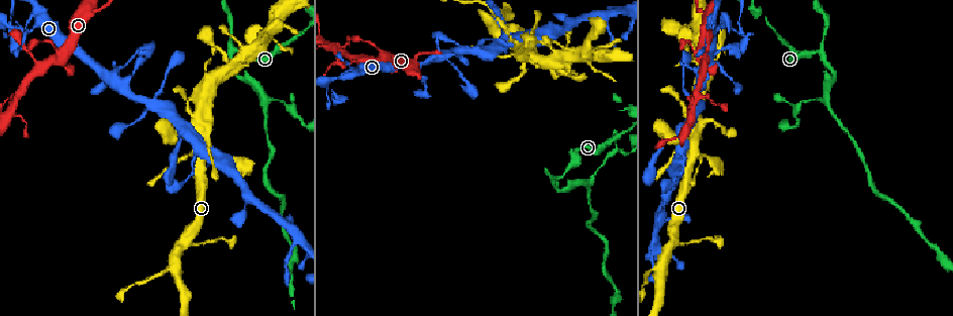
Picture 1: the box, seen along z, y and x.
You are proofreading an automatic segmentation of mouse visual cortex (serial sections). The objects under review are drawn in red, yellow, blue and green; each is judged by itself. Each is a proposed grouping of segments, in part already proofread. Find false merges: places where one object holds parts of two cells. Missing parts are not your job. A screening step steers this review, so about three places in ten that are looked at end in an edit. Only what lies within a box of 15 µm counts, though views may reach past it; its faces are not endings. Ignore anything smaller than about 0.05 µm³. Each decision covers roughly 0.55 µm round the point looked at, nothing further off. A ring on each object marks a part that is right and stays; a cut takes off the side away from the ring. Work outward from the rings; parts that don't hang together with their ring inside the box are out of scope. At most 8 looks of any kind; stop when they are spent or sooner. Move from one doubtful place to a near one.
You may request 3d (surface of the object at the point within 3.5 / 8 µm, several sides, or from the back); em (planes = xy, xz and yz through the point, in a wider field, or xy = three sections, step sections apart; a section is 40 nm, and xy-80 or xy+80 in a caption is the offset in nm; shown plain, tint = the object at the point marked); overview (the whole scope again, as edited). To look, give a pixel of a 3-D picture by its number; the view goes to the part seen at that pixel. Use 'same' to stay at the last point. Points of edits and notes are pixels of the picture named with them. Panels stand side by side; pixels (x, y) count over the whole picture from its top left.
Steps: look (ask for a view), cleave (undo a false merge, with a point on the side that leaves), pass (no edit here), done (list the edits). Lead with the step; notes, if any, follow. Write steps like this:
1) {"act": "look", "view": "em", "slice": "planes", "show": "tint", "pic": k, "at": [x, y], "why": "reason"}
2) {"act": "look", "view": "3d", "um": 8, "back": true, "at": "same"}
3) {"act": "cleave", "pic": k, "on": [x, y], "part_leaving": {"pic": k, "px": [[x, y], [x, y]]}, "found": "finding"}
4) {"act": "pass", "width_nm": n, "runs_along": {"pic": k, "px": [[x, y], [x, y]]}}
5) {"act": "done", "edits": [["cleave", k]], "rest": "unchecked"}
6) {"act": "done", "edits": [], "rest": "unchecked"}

{"act": "look", "view": "3d", "um": 3.5, "pic": 1, "at": [693, 119], "why": "two arms in line, one across"}

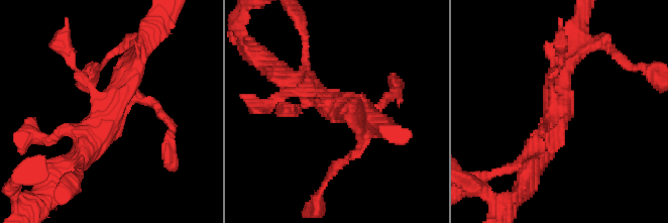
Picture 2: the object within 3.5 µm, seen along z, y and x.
{"act": "look", "view": "em", "slice": "xy", "step": 1, "show": "plain", "pic": 2, "at": [561, 108]}

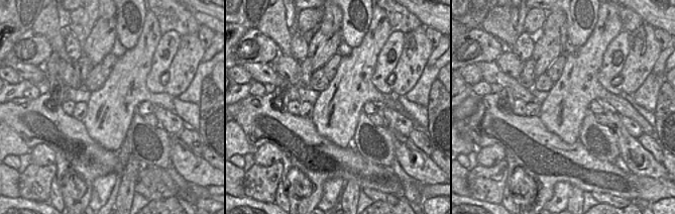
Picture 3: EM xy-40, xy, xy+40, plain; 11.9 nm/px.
{"act": "look", "view": "em", "slice": "xy", "step": 1, "show": "tint", "at": "same", "why": "with the object marked"}

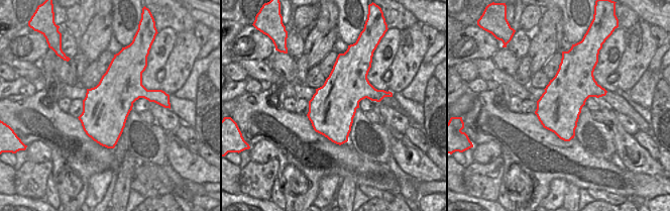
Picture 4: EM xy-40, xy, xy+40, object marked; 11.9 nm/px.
{"act": "pass", "found": "one cell here"}

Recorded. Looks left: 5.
{"act": "look", "view": "3d", "um": 3.5, "pic": 1, "at": [744, 33], "why": "a narrow waist"}

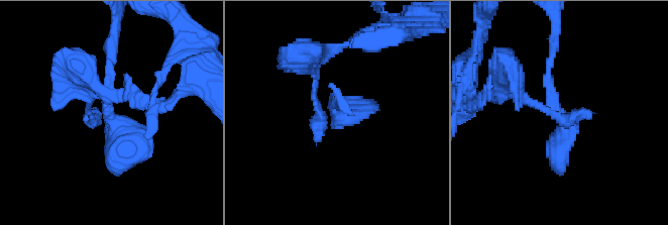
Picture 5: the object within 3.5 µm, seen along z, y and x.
{"act": "look", "view": "em", "slice": "xy", "step": 1, "show": "tint", "pic": 5, "at": [560, 114], "why": "need the tissue"}

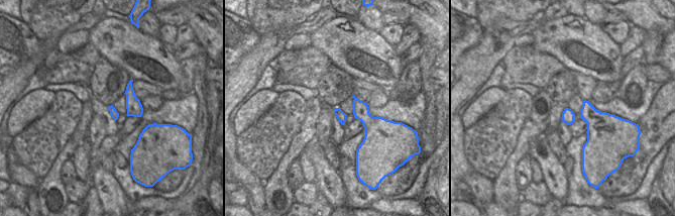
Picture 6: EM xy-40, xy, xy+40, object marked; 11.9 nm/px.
{"act": "look", "view": "em", "slice": "xy", "step": 2, "show": "tint", "at": "same"}

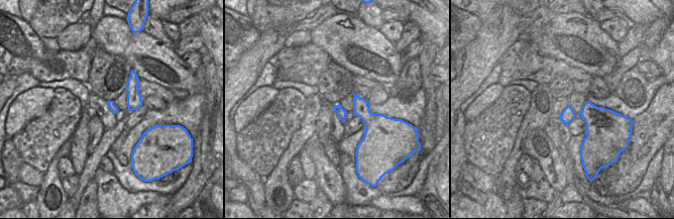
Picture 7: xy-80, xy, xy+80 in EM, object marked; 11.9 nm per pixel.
{"act": "pass", "runs_along": {"pic": 5, "px": [[519, 94], [565, 121], [560, 172]]}, "found": "all the same cell"}

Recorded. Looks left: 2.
{"act": "look", "view": "3d", "um": 8, "back": true, "pic": 1, "at": [197, 160], "why": "small branch off a trunk"}

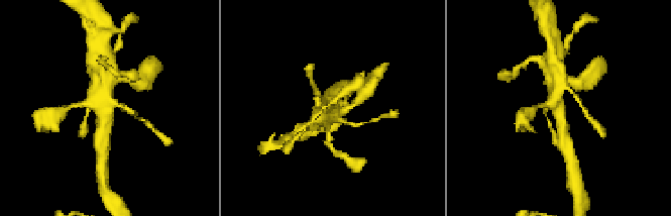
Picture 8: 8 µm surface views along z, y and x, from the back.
{"act": "look", "view": "3d", "um": 3.5, "pic": 8, "at": [558, 106], "why": "zoom in"}

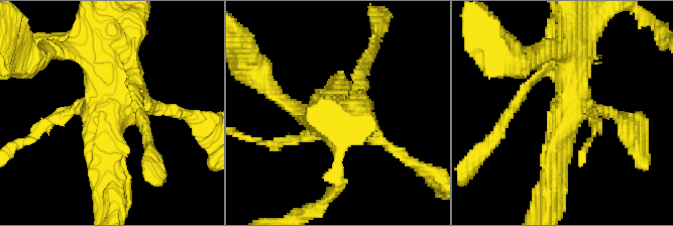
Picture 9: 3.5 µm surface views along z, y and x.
{"act": "pass", "runs_along": {"pic": 9, "px": [[554, 179], [574, 45]]}, "found": "continuous, no second cell"}

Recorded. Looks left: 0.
{"act": "done", "edits": [], "rest": "unchecked"}

